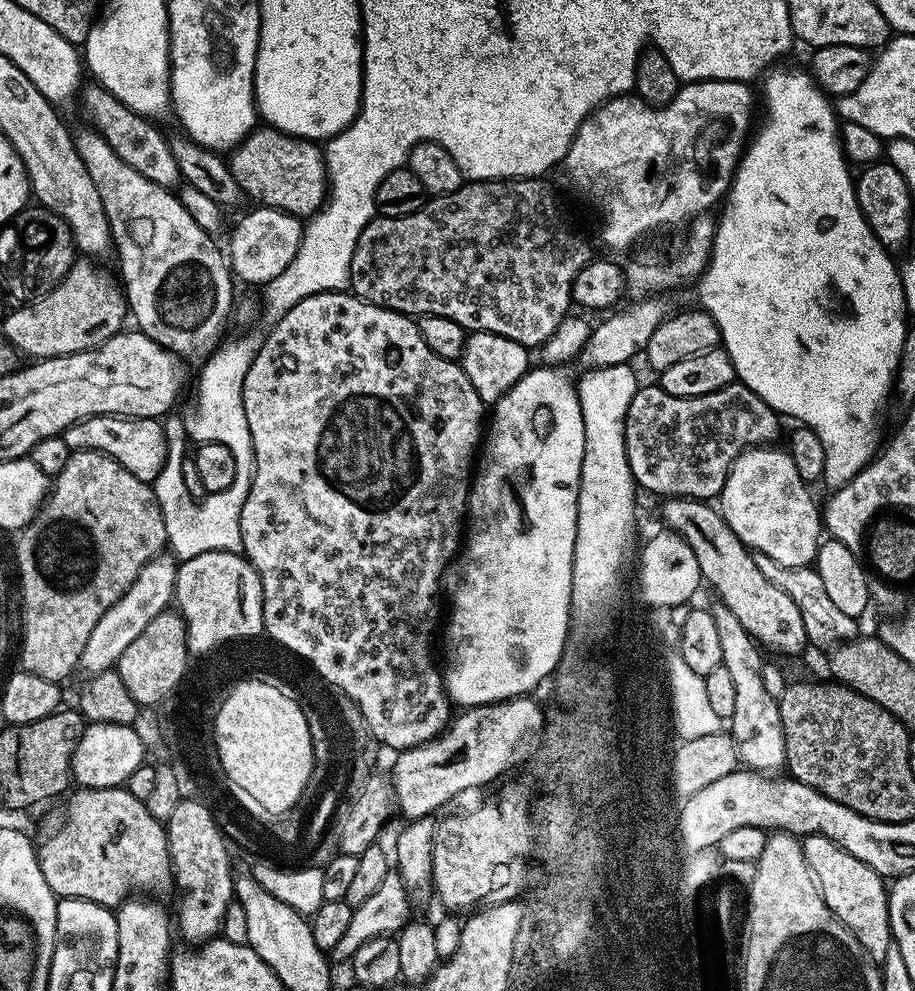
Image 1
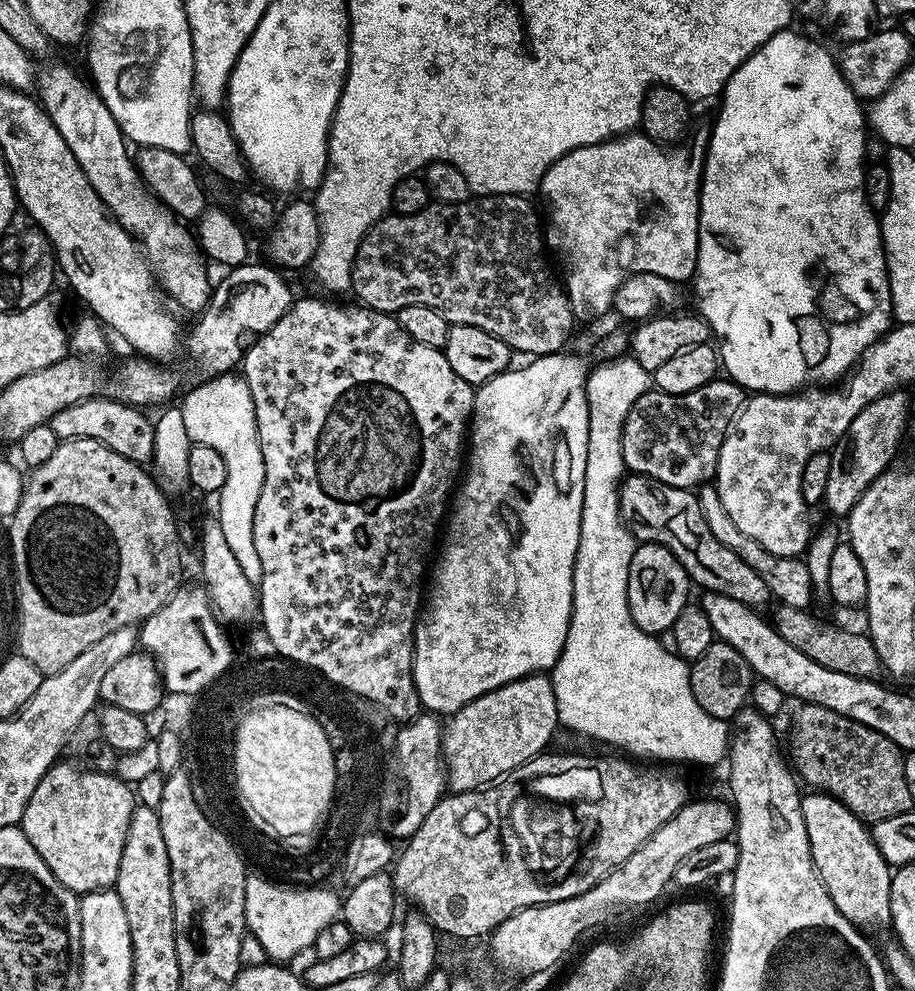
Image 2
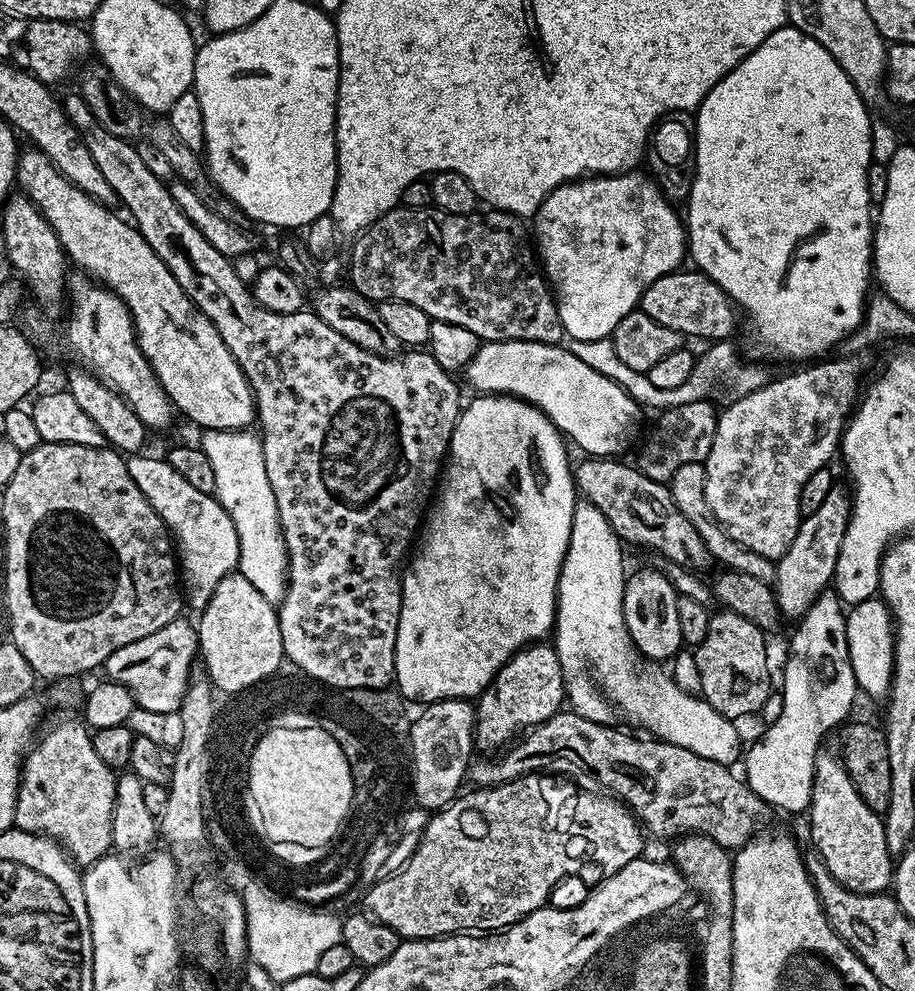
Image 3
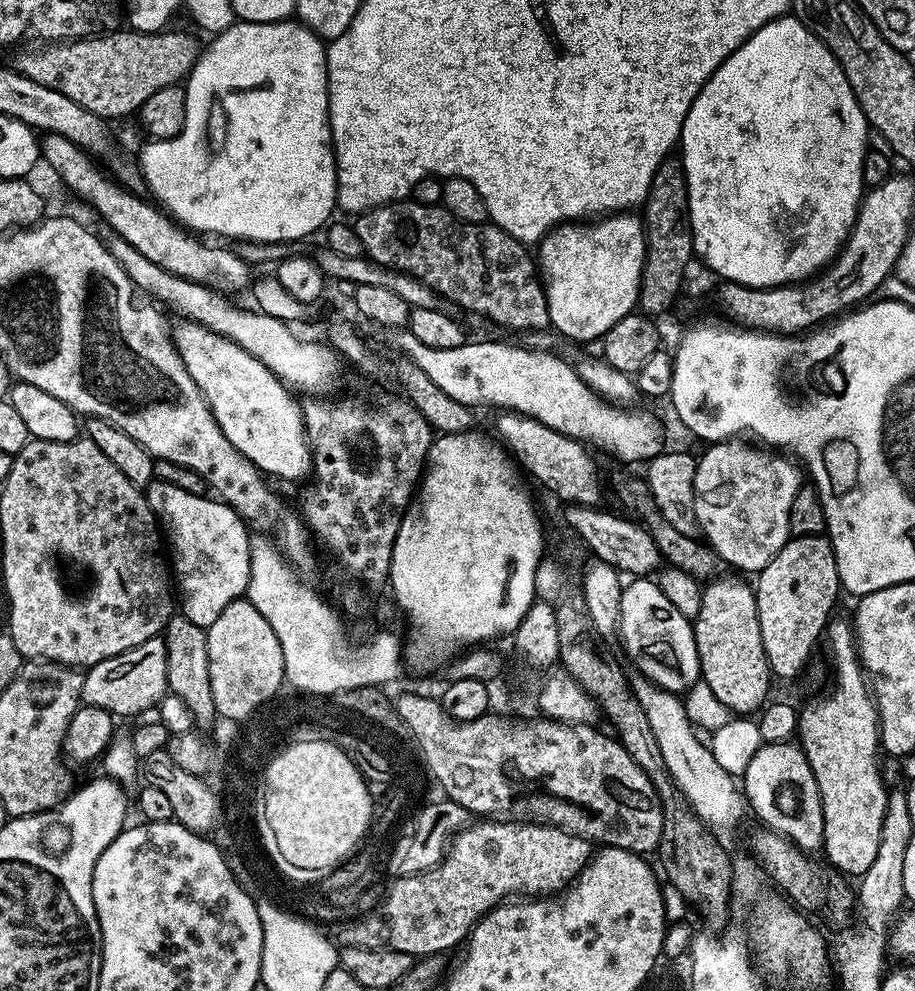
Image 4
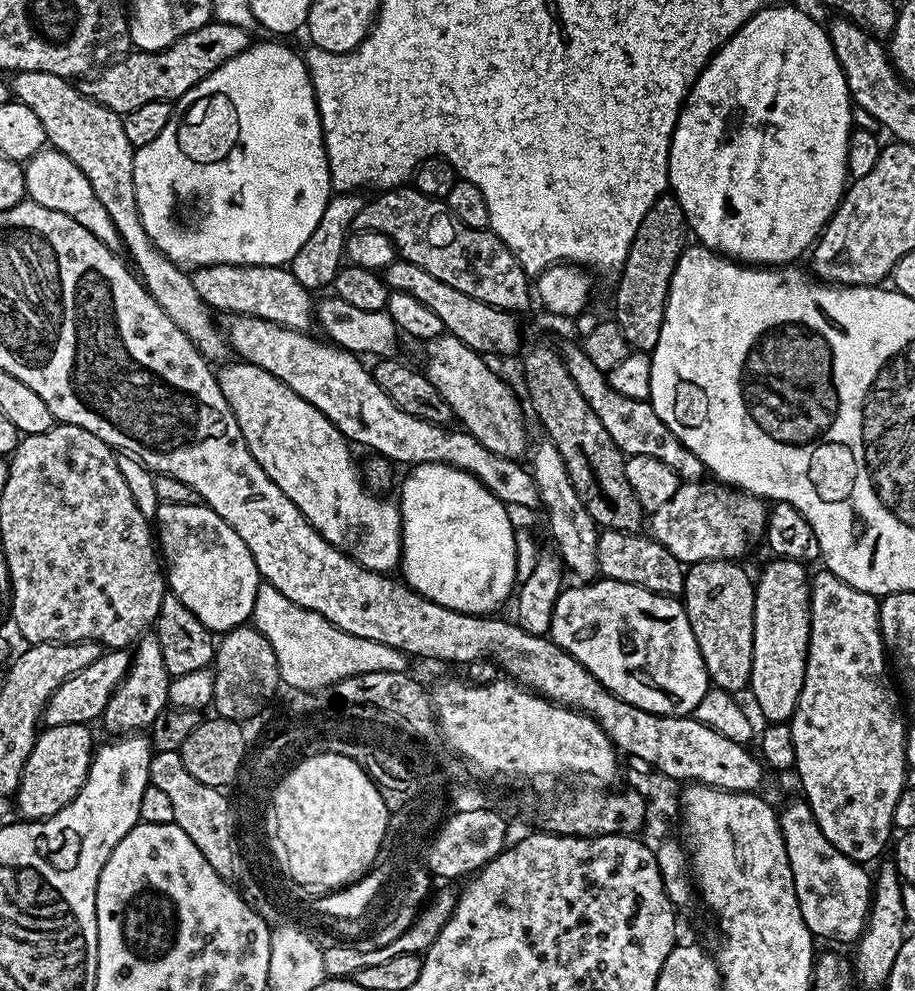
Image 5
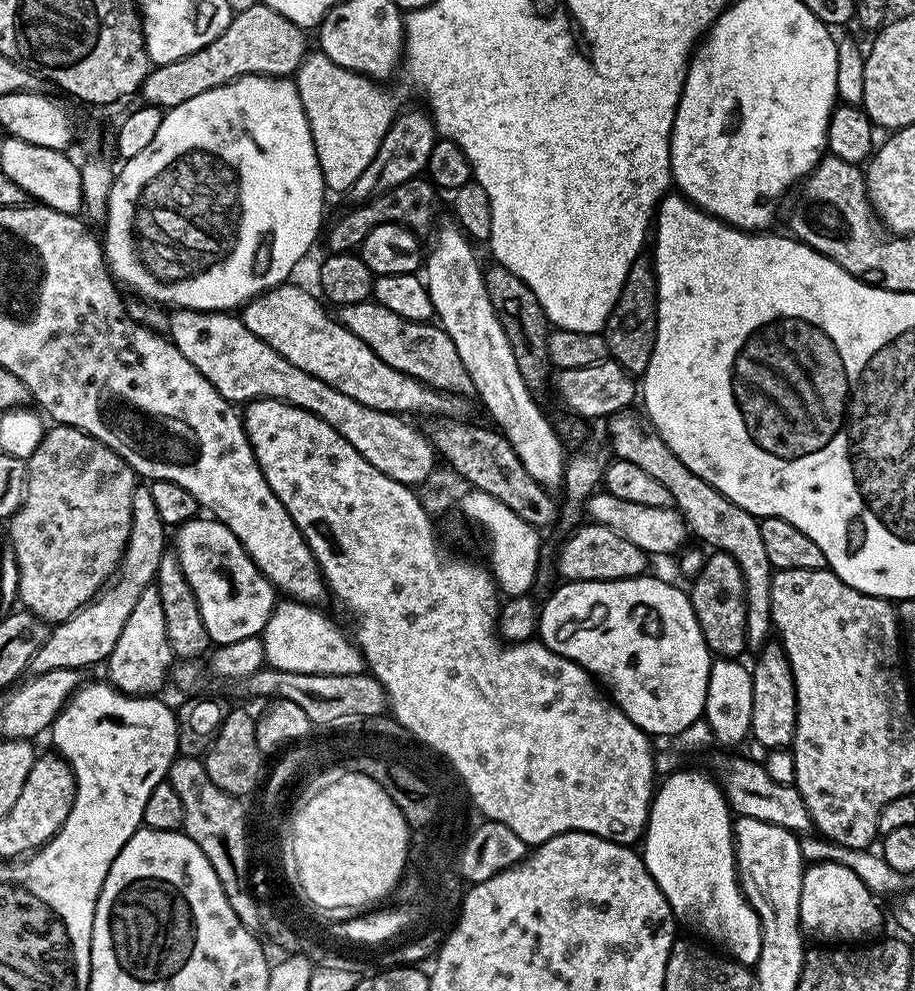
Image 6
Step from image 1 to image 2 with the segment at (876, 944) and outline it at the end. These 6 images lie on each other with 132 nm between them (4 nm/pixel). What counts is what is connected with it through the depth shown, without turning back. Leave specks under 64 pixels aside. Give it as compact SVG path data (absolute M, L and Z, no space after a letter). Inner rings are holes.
M813 791L801 799L802 818L806 822L806 834L810 838L812 861L820 881L826 886L834 906L849 920L851 924L865 926L873 924L880 928L892 923L892 874L893 869L882 858L878 846L872 840L872 833L866 827L865 821L855 816L843 802L835 796L825 795L822 791Z

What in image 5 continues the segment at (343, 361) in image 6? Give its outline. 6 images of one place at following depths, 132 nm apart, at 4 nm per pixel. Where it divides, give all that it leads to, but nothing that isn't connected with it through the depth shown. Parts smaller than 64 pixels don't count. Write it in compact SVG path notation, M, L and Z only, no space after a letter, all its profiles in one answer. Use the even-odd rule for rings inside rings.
M210 264L196 268L191 278L194 290L198 290L198 298L202 298L209 309L216 311L217 308L220 314L253 316L297 330L313 327L313 293L304 288L287 267L279 264Z

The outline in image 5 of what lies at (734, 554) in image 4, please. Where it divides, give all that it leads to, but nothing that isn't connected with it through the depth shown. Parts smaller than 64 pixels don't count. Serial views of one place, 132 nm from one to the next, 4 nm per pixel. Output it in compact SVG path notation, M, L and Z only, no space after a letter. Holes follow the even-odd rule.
M684 482L674 498L666 506L650 516L650 535L674 558L691 566L703 560L735 560L751 546L752 540L760 540L768 526L769 505L759 496L752 496L732 486L719 483Z

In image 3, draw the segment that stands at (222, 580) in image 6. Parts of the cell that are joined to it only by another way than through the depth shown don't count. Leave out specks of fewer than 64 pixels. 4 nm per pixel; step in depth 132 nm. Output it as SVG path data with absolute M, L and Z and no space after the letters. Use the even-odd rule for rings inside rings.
M132 454L127 457L130 478L134 478L138 490L142 490L150 506L154 506L154 510L160 515L164 525L168 527L171 539L174 541L175 551L178 553L178 572L182 577L183 599L187 607L189 604L195 611L194 613L200 614L210 602L220 580L237 571L240 563L238 530L234 530L234 522L230 514L226 514L226 510L220 505L215 495L207 496L202 494L202 490L194 490L194 486L190 486L190 482L186 482L186 478L182 478L182 474L178 474L178 470L174 470L174 466L170 466L167 459L160 457L159 460L156 456L148 455Z

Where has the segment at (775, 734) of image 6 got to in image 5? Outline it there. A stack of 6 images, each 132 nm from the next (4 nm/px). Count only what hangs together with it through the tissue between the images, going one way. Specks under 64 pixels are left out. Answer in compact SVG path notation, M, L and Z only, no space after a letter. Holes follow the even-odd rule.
M769 559L760 580L755 581L754 662L750 693L768 724L791 721L796 713L802 682L806 678L810 642L810 572L798 560Z

